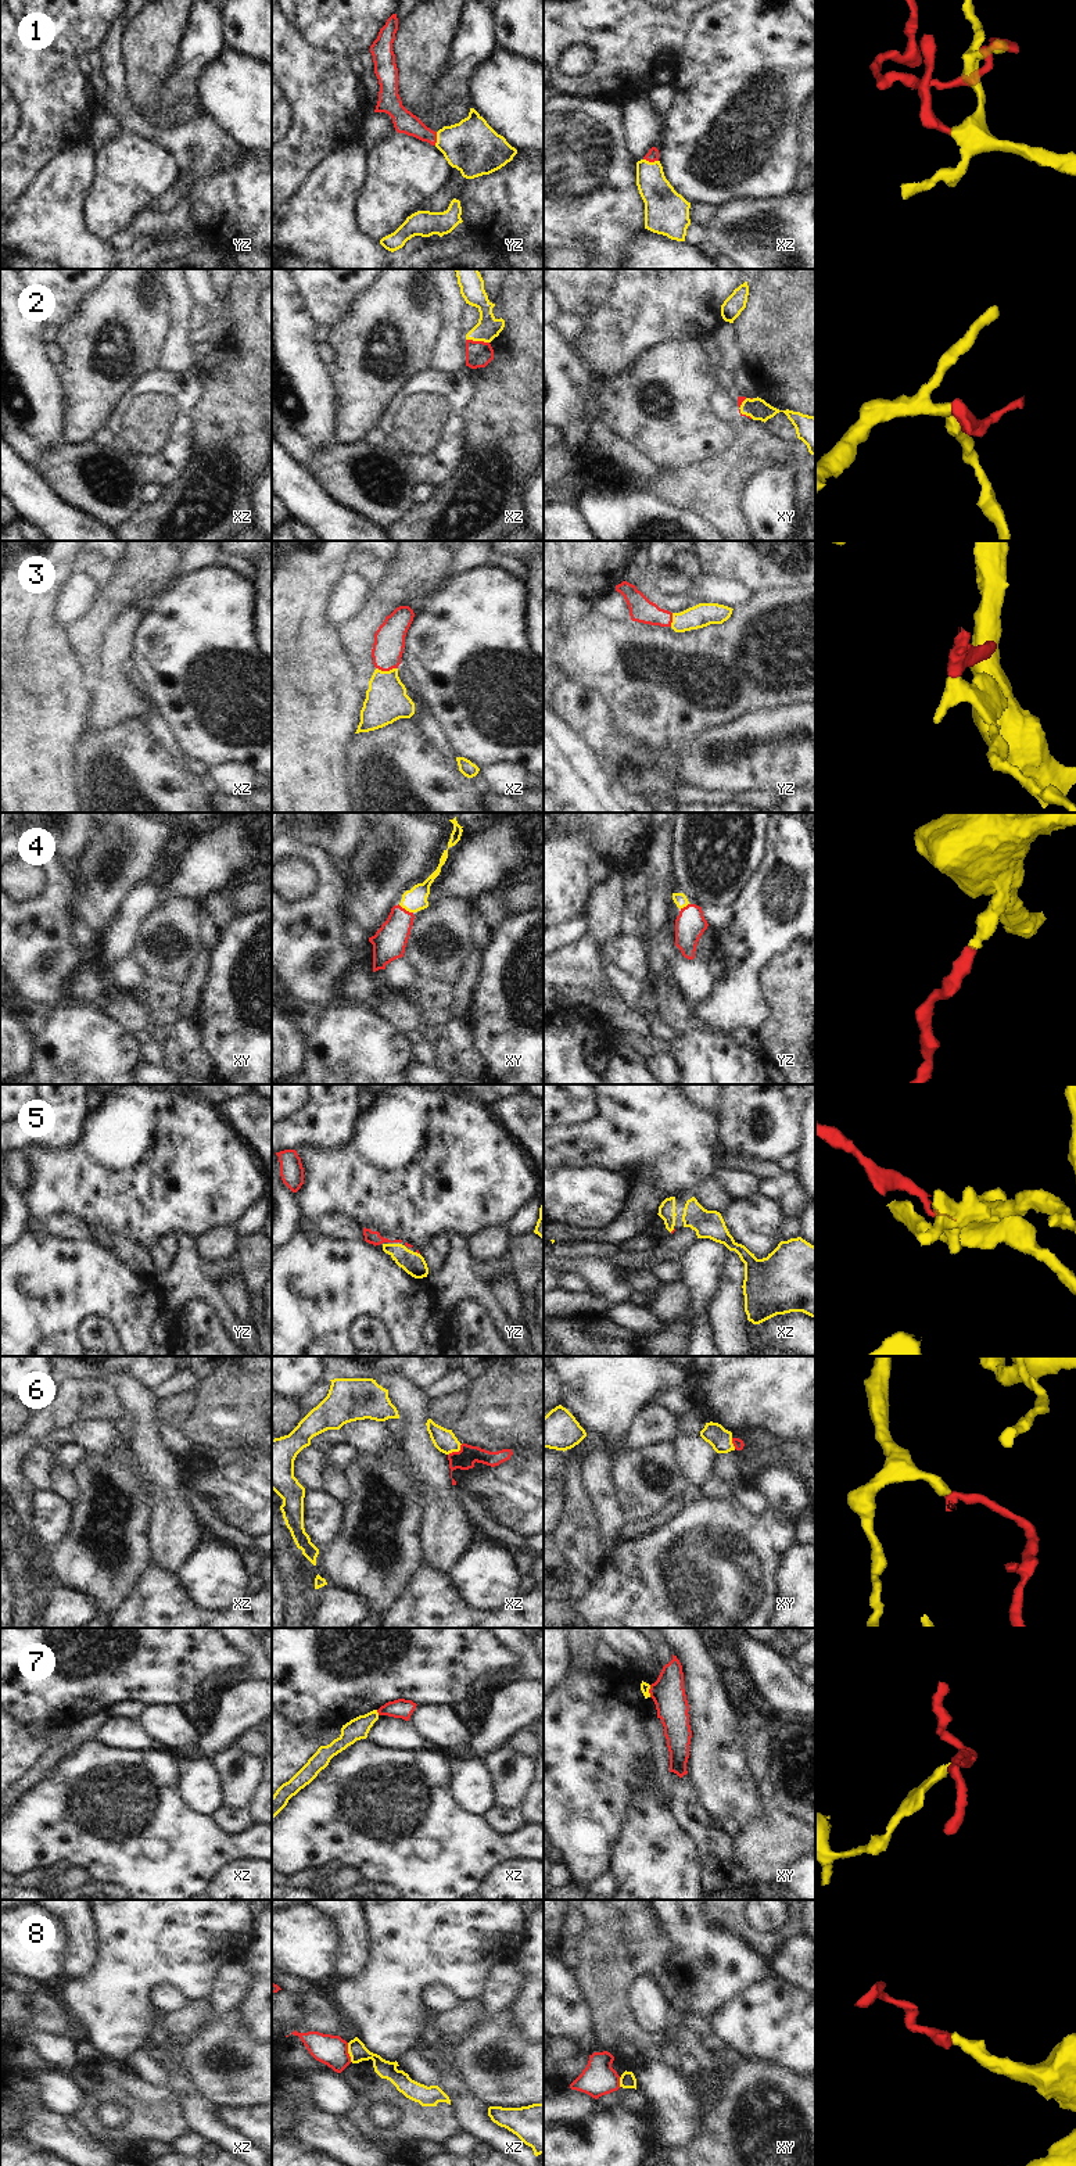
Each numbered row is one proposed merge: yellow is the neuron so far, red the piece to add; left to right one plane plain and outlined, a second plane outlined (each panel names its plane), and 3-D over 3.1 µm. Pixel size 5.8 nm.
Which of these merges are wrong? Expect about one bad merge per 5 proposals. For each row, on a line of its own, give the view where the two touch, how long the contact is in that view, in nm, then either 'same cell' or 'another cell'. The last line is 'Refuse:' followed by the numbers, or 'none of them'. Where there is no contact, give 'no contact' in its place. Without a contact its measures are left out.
1: xz | 90 nm | same cell
2: xz | 140 nm | another cell
3: xz | 130 nm | same cell
4: xy | 100 nm | same cell
5: yz | 30 nm | same cell
6: xz | 110 nm | another cell
7: xy | 70 nm | another cell
8: xz | 110 nm | another cell
Refuse: 2, 6, 7, 8

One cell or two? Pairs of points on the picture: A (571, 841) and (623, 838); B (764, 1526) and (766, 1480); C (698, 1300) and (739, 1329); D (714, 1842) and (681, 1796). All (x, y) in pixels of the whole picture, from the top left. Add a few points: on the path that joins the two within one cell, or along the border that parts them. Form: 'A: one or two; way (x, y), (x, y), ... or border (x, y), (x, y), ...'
A: two; border (558, 829), (576, 827), (599, 856)
B: two; border (768, 1508), (785, 1514), (795, 1523)
C: two; border (718, 1287), (710, 1300)
D: one; way (703, 1831), (688, 1807)

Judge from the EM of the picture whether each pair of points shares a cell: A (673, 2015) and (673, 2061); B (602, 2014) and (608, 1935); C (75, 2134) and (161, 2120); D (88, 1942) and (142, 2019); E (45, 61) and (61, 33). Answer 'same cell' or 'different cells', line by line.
A: same cell
B: same cell
C: different cells
D: different cells
E: different cells

